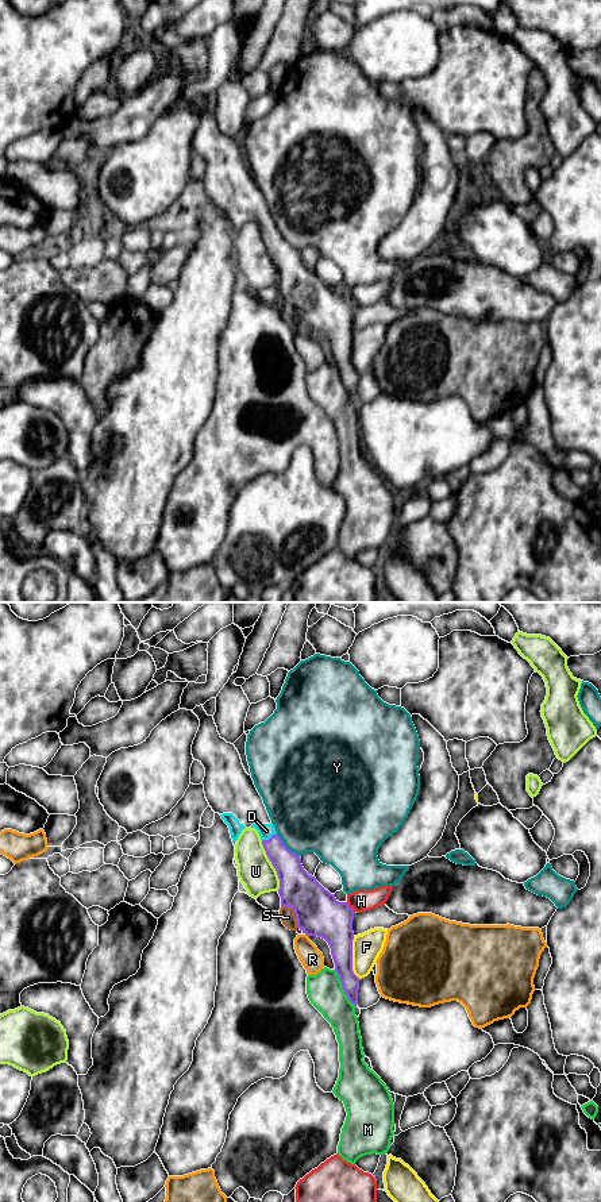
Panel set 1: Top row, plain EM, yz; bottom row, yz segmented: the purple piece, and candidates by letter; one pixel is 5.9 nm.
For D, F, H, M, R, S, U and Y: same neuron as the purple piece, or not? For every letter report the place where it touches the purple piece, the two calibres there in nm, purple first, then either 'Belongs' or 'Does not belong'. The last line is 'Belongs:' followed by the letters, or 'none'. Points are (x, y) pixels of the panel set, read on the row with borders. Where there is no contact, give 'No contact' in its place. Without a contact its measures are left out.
D: Touches purple at yz (270, 838). Thickness 160 nm (purple) against 90 nm. Belongs
F: Touches purple at yz (351, 958). Thickness 240 nm (purple) against 170 nm. Does not belong
H: Touches purple at yz (349, 906). Thickness 260 nm (purple) against 130 nm. Does not belong
M: Touches purple at yz (343, 989). Thickness 130 nm (purple) against 220 nm. Does not belong
R: Touches purple at yz (307, 935). Thickness 260 nm (purple) against 130 nm. Does not belong
S: Touches purple at yz (295, 913). Thickness 260 nm (purple) against 90 nm. Does not belong
U: Touches purple at yz (273, 866). Thickness 240 nm (purple) against 220 nm. Does not belong
Y: Touches purple at yz (285, 847). Thickness 200 nm (purple) against 460 nm. Does not belong
Belongs: D

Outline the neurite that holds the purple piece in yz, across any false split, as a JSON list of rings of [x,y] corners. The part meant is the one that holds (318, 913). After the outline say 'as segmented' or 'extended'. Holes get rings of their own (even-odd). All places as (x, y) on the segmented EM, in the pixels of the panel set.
[[[203,705],[192,712],[200,720],[192,755],[205,768],[203,785],[209,806],[228,825],[232,841],[244,828],[258,831],[280,879],[281,906],[294,910],[303,933],[328,943],[342,987],[357,1006],[361,979],[352,971],[354,909],[347,902],[339,902],[309,875],[301,858],[282,843],[238,750],[220,737],[213,716],[208,716]]] | extended

